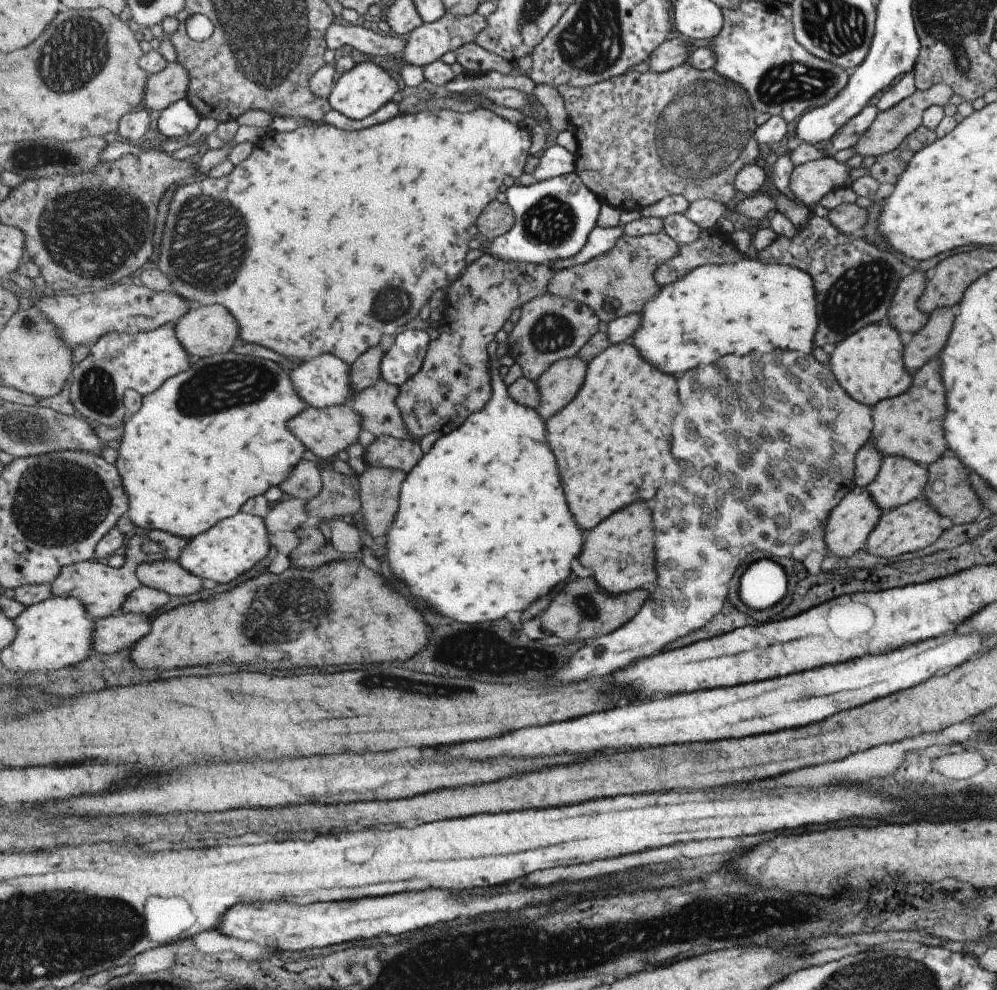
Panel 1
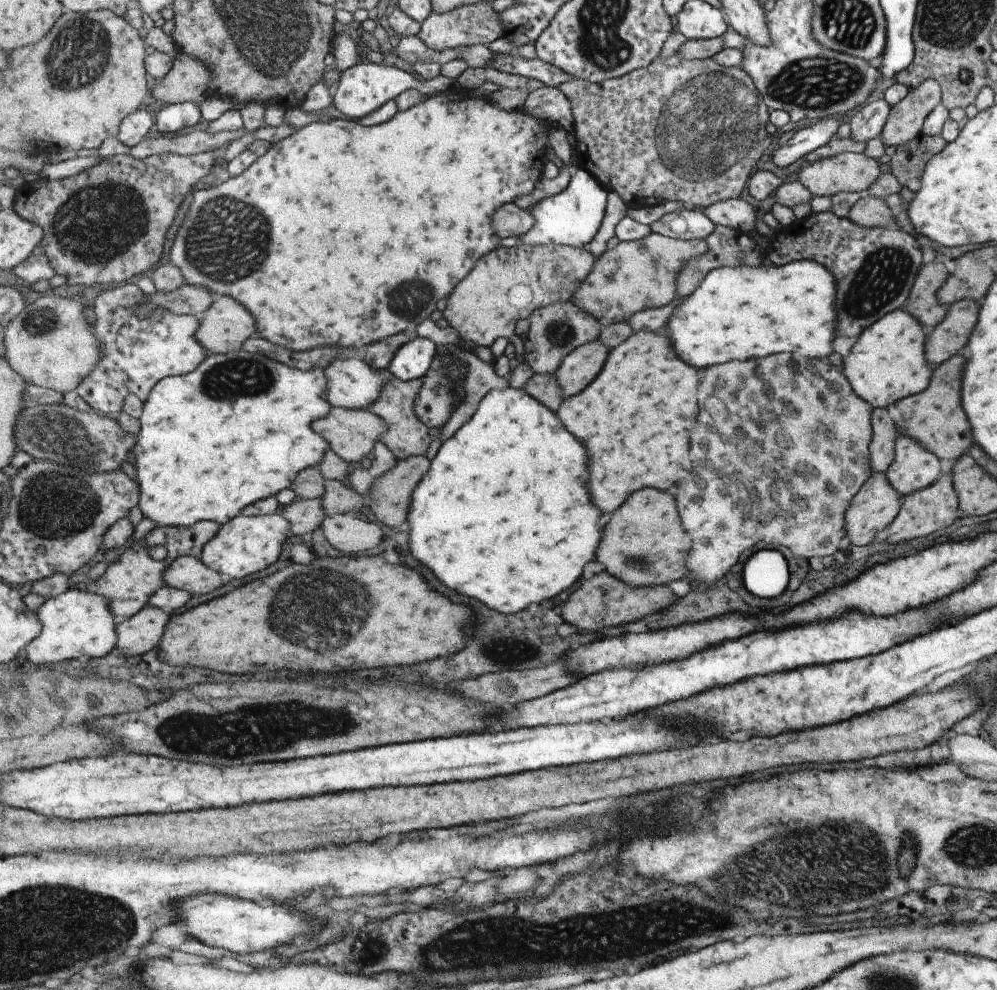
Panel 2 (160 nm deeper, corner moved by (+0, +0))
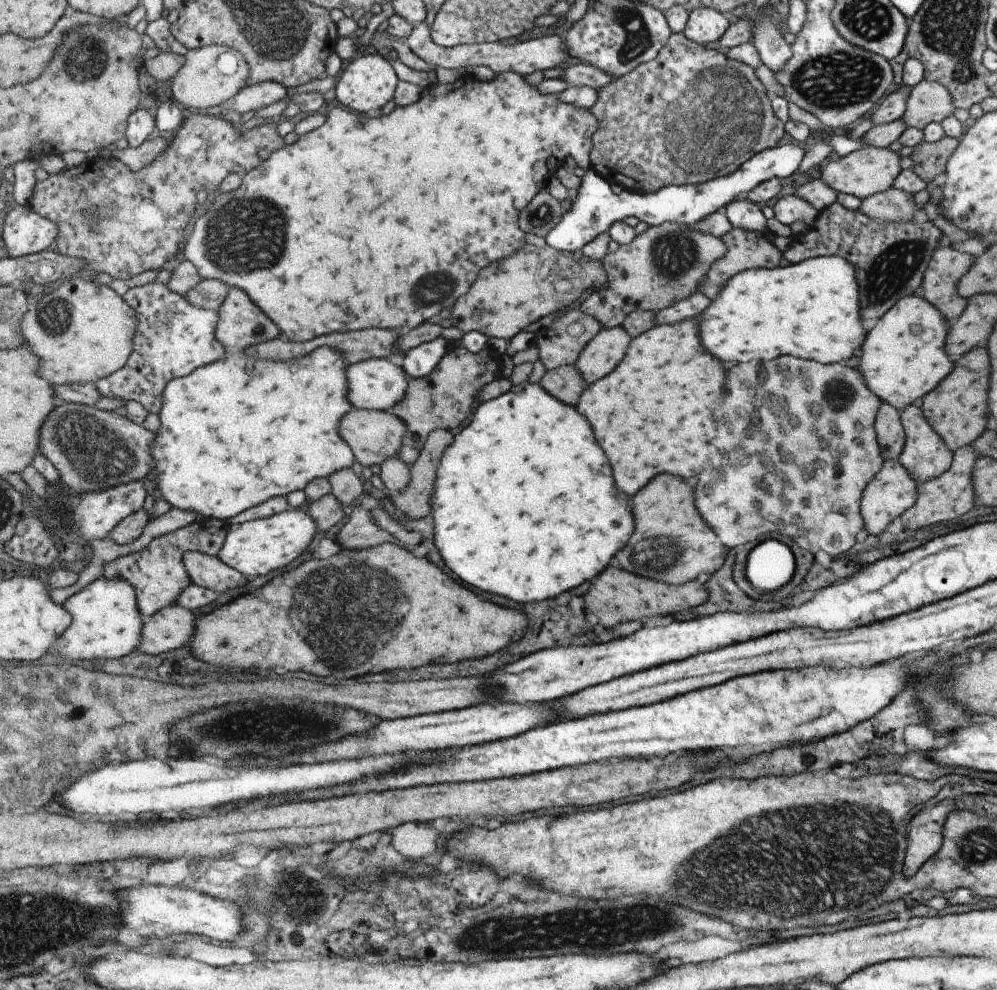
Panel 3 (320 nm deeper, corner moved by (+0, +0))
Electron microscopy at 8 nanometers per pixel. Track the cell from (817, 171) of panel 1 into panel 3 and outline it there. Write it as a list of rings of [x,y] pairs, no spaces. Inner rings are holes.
[[[863,147],[853,151],[837,162],[829,162],[820,172],[820,178],[836,192],[852,194],[857,198],[864,199],[875,193],[886,191],[894,183],[895,177],[899,174],[900,156],[897,151],[891,151],[887,147]]]

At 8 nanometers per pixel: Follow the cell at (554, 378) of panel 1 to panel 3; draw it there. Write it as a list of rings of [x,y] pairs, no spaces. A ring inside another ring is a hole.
[[[622,325],[600,329],[575,364],[583,373],[588,385],[605,377],[622,361],[631,339]]]

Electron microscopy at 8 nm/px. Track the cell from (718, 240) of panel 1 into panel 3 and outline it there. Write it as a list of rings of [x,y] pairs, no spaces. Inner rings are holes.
[[[732,228],[721,238],[726,246],[723,258],[716,260],[698,284],[697,291],[701,291],[711,301],[720,293],[720,287],[732,276],[745,269],[774,269],[781,262],[780,252],[772,242],[772,236],[765,233],[751,232],[742,228]]]

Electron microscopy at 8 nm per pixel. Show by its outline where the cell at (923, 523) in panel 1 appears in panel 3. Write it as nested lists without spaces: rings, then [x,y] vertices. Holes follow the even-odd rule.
[[[969,444],[960,446],[952,453],[952,463],[947,470],[933,479],[919,483],[915,502],[911,505],[911,508],[900,514],[903,530],[922,529],[931,526],[931,524],[937,524],[937,522],[955,520],[955,518],[959,518],[961,514],[965,514],[977,505],[974,488],[972,487],[972,470],[974,462],[977,460],[976,452]]]

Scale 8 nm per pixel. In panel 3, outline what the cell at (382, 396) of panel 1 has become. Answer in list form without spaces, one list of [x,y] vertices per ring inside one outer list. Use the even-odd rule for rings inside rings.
[[[485,344],[478,353],[460,345],[454,350],[448,349],[447,355],[429,376],[410,378],[406,397],[393,410],[408,424],[408,435],[399,458],[410,466],[419,458],[431,433],[465,426],[476,407],[476,394],[493,380],[501,378],[501,364],[503,355],[495,352],[489,344]]]

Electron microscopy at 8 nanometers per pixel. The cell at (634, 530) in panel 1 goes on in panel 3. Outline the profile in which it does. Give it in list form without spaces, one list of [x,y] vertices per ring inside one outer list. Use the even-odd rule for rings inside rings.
[[[659,474],[635,494],[633,502],[634,532],[615,557],[623,570],[670,585],[682,585],[693,581],[701,572],[714,573],[724,563],[728,549],[700,517],[693,501],[693,489],[683,477]]]

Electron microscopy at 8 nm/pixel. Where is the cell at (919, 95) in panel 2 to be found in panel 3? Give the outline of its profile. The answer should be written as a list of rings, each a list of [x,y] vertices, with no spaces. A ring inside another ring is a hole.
[[[920,76],[911,83],[910,93],[900,116],[906,128],[922,129],[929,123],[940,123],[956,106],[947,89]]]

